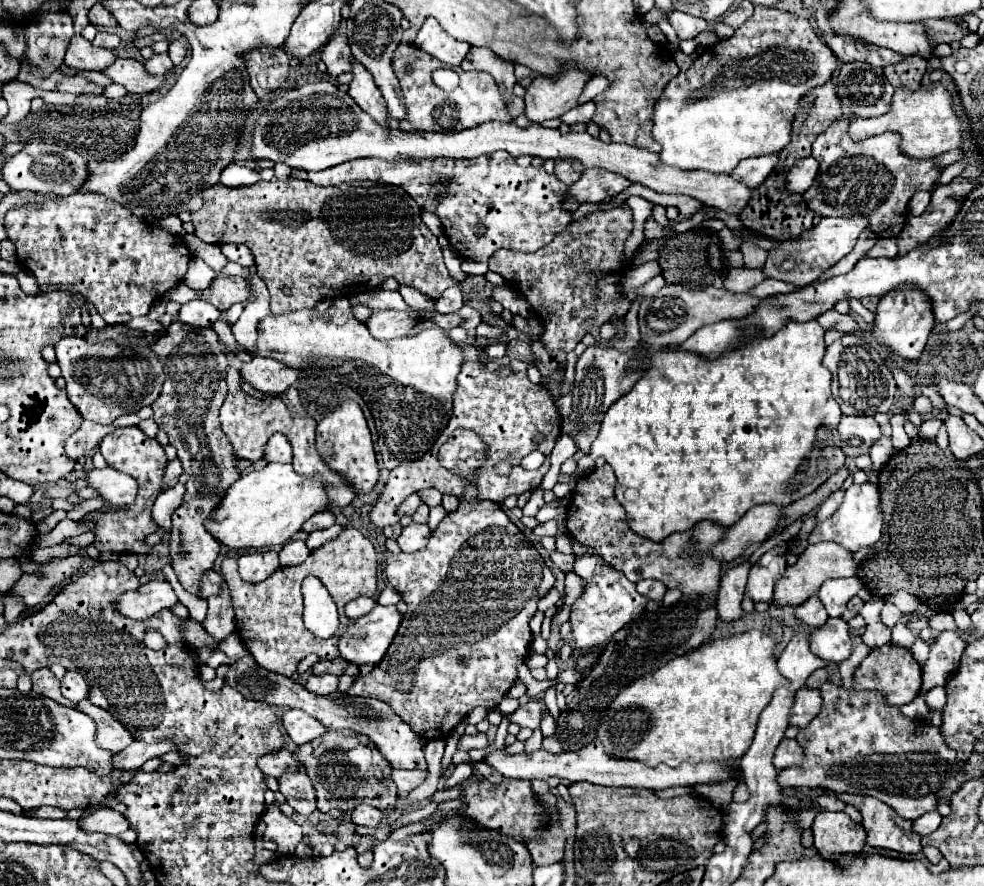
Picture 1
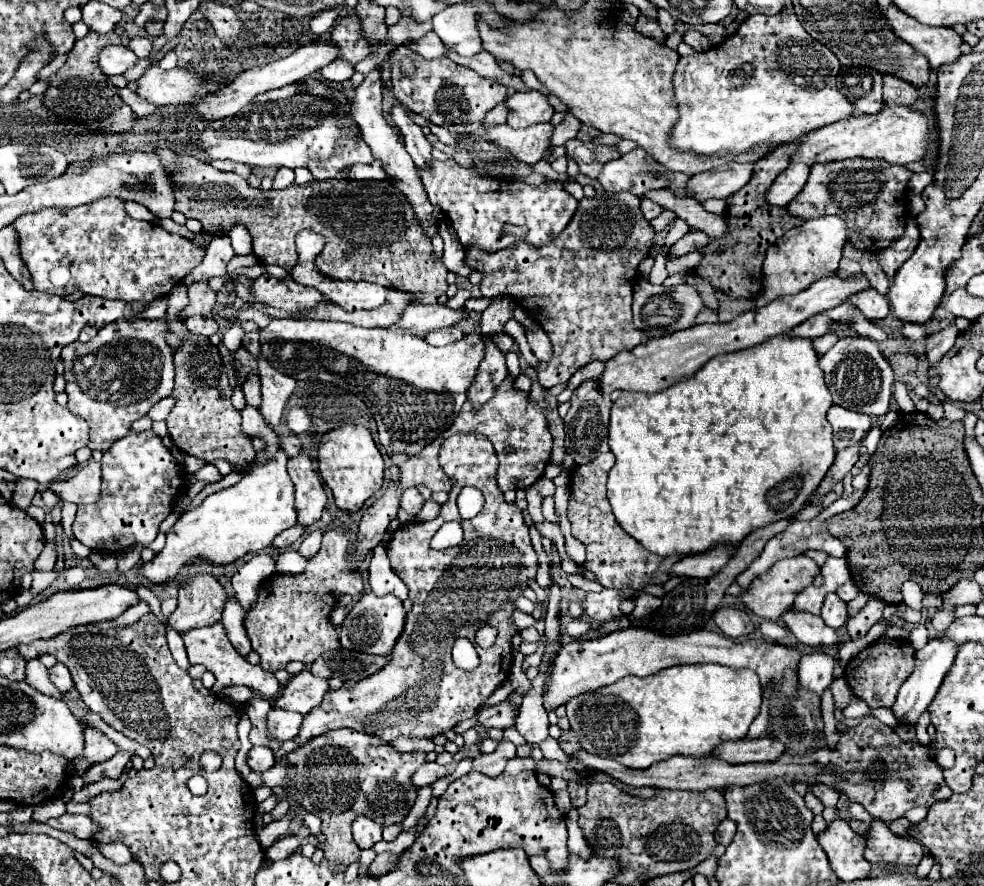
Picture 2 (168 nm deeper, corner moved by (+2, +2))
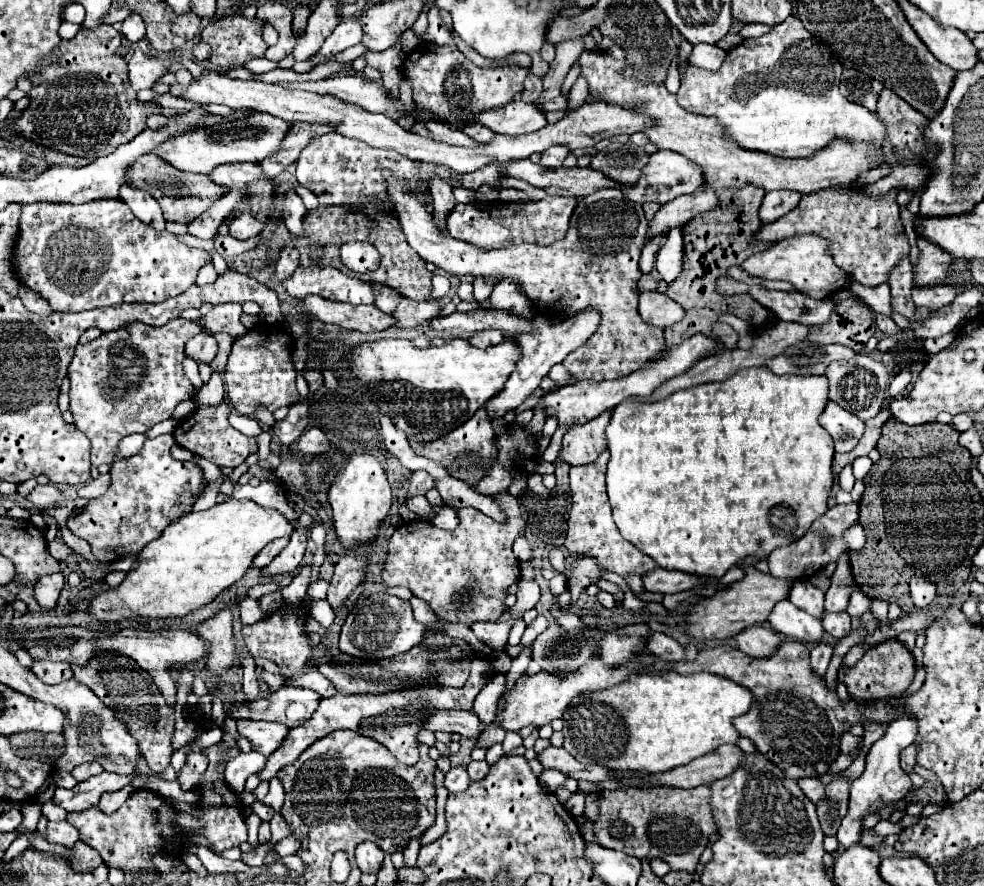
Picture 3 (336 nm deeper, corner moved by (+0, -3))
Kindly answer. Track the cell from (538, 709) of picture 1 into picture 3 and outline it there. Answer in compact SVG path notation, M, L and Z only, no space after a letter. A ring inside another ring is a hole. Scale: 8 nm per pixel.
M434 710L434 714L426 720L426 728L432 730L432 732L438 732L438 730L458 732L462 736L476 738L476 740L484 734L482 722L472 710L470 712L464 712L464 710L446 710L446 712Z

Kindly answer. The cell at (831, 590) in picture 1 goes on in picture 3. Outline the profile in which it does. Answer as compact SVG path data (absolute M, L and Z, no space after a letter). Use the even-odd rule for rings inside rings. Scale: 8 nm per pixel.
M834 612L822 616L824 630L834 638L844 638L850 632L850 616L848 612Z

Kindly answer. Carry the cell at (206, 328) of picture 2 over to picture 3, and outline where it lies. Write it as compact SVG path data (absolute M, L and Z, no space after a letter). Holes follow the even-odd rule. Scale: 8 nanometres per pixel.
M198 332L194 338L190 338L186 342L186 356L190 358L198 358L206 364L212 362L212 358L216 356L216 350L218 350L218 344L216 344L216 338L208 332Z

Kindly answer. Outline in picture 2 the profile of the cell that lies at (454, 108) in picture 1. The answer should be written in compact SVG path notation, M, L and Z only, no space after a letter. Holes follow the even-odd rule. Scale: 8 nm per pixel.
M404 45L396 47L392 53L392 91L400 103L404 103L414 113L422 115L426 121L446 127L454 135L464 133L480 133L482 131L482 119L484 115L494 109L498 103L502 103L506 95L506 87L498 81L486 79L478 75L472 69L466 69L462 65L456 65L448 57L440 59L424 59ZM400 57L410 57L416 71L412 77L400 77Z

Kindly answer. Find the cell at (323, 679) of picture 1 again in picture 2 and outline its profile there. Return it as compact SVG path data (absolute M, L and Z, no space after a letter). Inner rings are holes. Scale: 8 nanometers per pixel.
M304 669L286 683L286 687L274 699L274 707L308 715L316 705L320 705L326 691L328 681L314 677L308 669Z

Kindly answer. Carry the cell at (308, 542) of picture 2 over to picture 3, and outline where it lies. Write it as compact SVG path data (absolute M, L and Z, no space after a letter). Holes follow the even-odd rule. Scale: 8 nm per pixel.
M312 562L304 564L298 574L294 574L292 582L288 586L282 588L282 598L284 604L300 604L306 596L306 588L310 584L310 576L312 576Z

